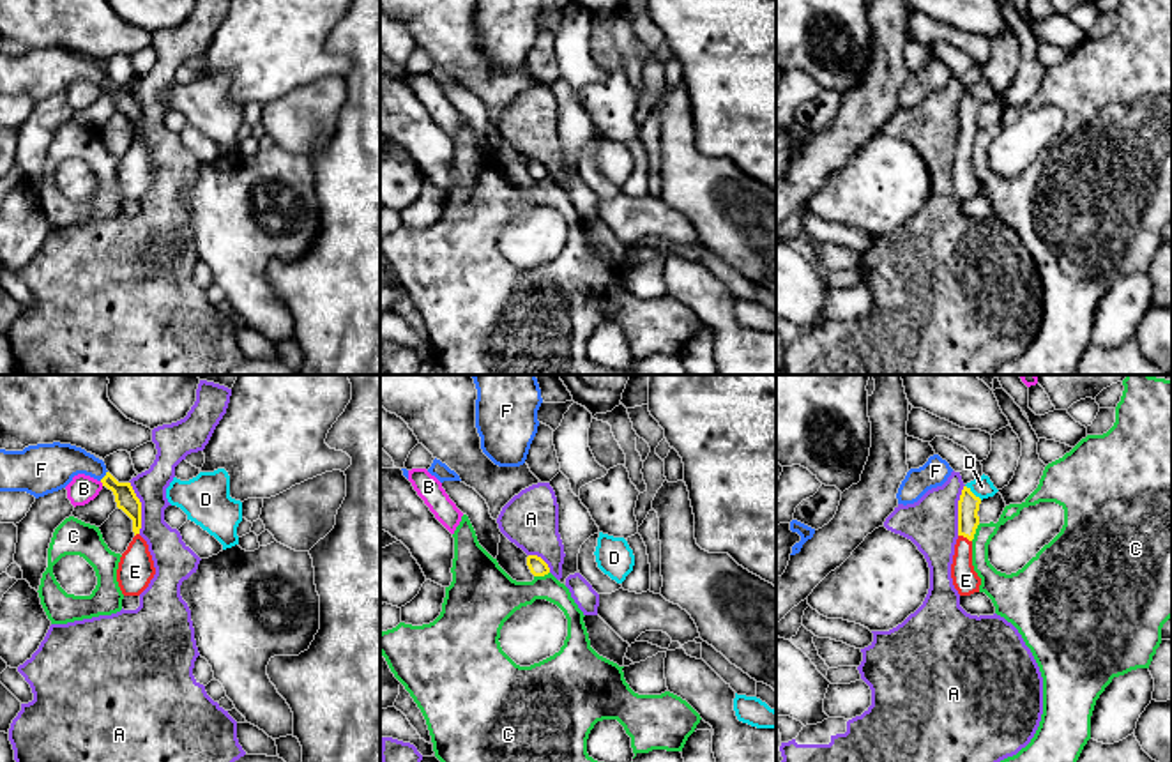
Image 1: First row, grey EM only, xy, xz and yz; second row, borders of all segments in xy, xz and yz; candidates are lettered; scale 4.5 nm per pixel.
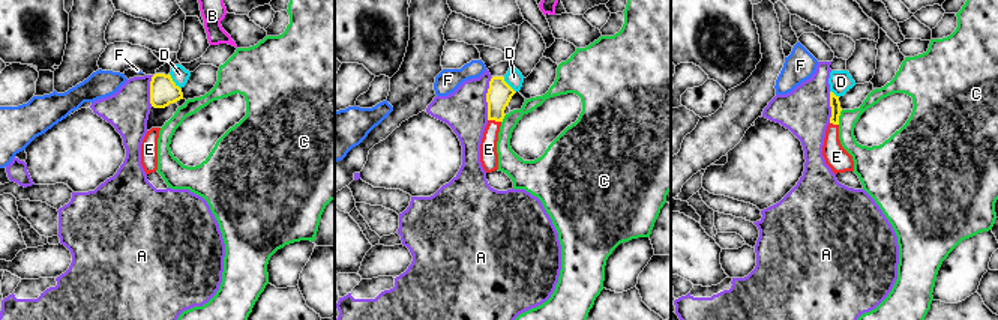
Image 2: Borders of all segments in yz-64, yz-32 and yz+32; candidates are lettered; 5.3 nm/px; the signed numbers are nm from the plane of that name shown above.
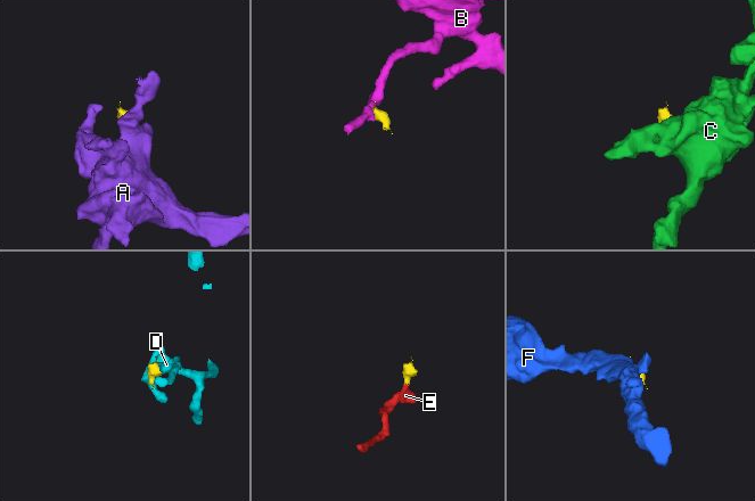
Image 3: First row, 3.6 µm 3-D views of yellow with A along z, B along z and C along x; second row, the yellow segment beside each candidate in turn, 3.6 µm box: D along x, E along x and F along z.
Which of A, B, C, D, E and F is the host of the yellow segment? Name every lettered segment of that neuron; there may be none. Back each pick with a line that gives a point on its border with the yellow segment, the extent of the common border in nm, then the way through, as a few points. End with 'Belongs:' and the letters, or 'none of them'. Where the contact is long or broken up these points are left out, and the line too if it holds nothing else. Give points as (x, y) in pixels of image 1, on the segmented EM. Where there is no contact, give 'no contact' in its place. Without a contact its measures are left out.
E: contact yz (966, 536); length 70 nm; way yz (969, 504), (966, 536), (966, 580)
Belongs: E

